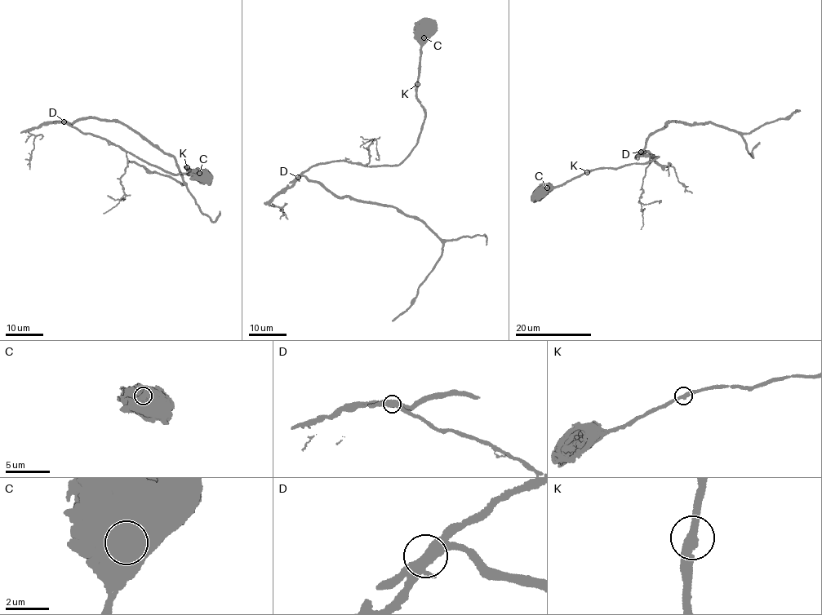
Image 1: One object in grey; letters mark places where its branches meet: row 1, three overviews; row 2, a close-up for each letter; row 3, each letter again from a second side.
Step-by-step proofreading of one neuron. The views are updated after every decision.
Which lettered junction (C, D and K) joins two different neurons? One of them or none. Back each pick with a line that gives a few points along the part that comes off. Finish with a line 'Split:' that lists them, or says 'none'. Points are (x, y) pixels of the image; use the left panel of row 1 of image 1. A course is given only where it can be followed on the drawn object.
Split: none

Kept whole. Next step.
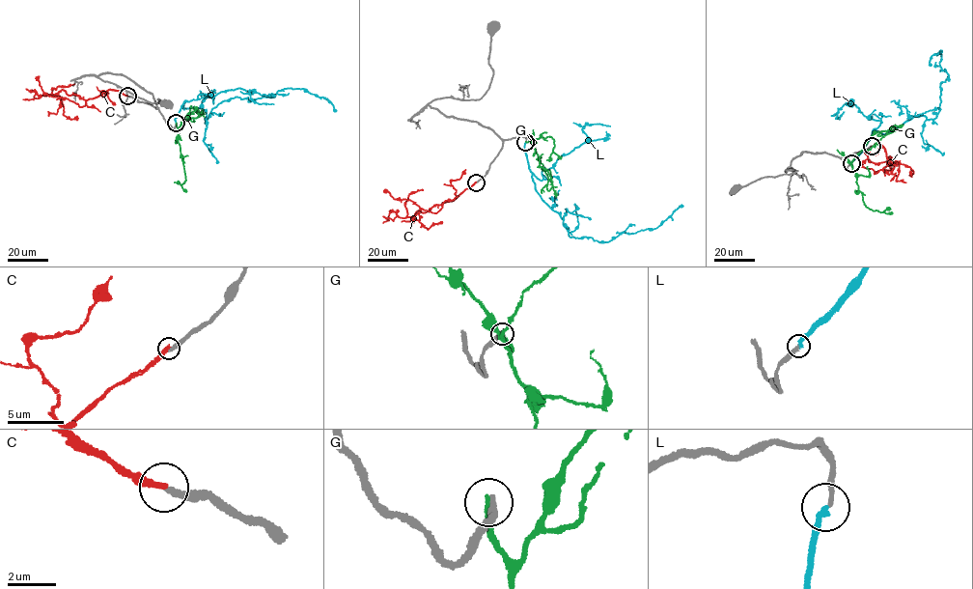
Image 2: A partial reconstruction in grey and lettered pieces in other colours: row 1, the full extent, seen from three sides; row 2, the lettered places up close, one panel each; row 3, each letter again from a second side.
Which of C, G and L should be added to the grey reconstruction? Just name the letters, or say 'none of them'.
none of them

